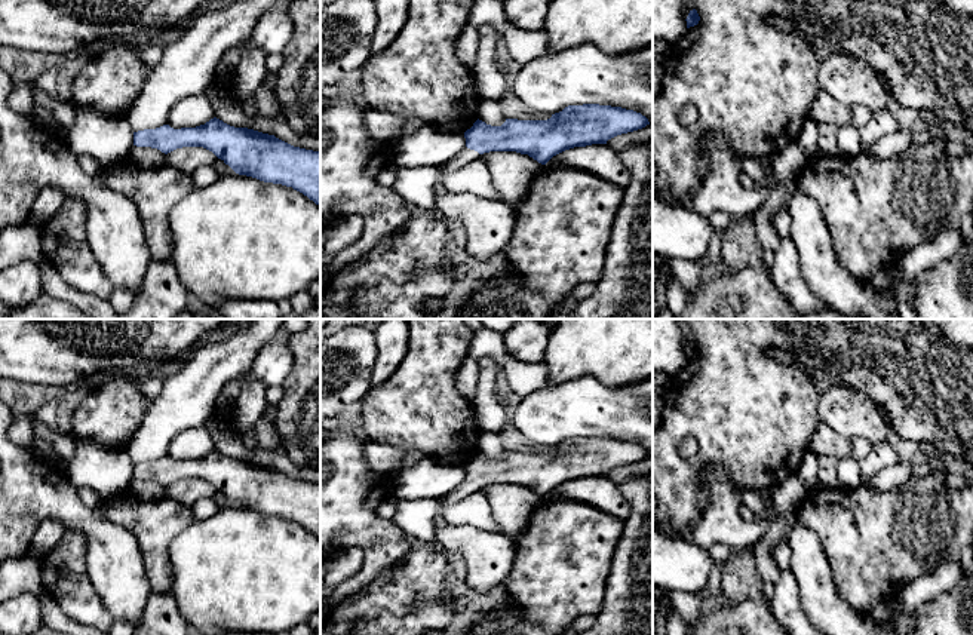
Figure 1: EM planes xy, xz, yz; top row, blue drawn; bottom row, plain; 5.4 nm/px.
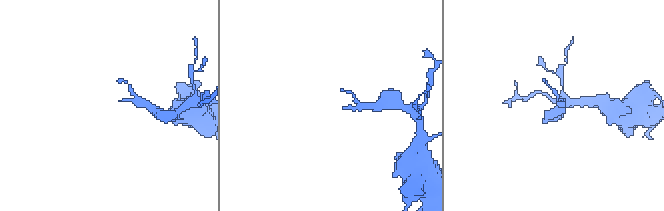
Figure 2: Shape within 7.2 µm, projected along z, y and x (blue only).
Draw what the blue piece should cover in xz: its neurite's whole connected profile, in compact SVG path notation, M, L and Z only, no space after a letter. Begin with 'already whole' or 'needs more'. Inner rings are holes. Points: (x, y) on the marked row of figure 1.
needs more; M599 104L568 105L547 120L506 119L501 126L478 119L464 132L466 147L439 166L439 171L448 175L489 151L516 151L546 165L565 150L607 144L617 135L647 125L650 122L641 113Z

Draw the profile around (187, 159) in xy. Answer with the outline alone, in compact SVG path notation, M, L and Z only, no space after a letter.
M182 147L168 153L166 165L191 172L200 166L215 165L217 160L218 157L203 147Z

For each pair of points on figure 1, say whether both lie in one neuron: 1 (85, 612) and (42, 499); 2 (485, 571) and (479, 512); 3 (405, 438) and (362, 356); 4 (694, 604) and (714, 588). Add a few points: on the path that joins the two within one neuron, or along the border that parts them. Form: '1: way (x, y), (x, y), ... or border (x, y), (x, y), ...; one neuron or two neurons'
1: border (64, 530), (79, 530), (85, 536), (86, 558); two neurons
2: border (448, 522), (502, 533); two neurons
3: border (373, 386), (361, 401); two neurons
4: way (699, 601), (709, 592); one neuron

